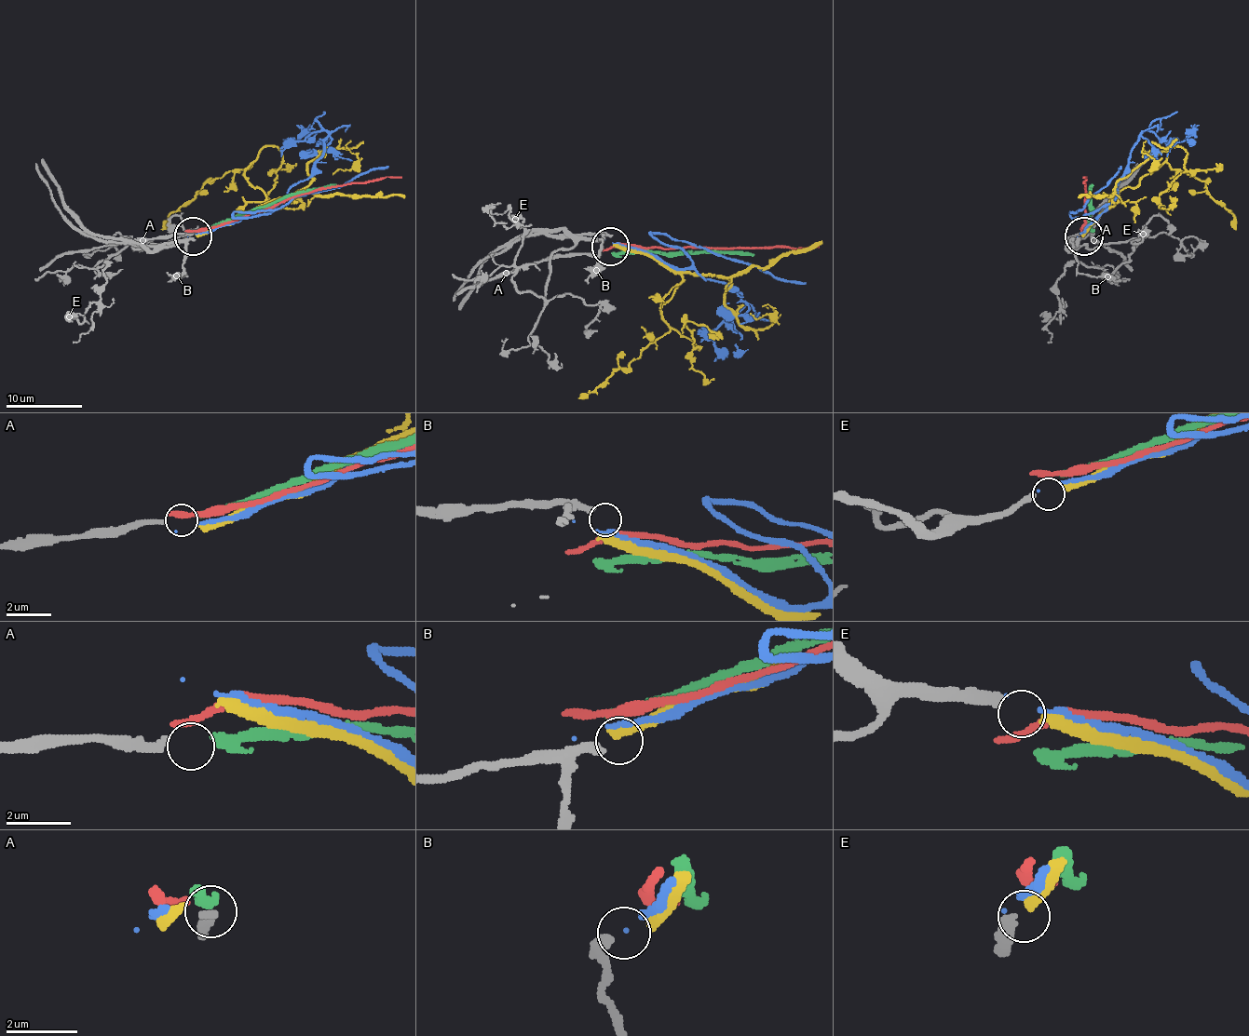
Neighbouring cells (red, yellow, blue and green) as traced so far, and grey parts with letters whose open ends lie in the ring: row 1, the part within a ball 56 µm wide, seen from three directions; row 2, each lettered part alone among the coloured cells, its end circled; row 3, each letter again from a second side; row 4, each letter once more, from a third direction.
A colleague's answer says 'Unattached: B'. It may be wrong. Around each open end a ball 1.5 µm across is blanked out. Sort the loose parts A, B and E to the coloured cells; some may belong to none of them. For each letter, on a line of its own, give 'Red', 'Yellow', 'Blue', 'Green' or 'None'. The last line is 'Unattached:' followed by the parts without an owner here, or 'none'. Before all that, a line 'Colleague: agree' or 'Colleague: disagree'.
Colleague: agree
A: Green
B: None
E: Yellow
Unattached: B

